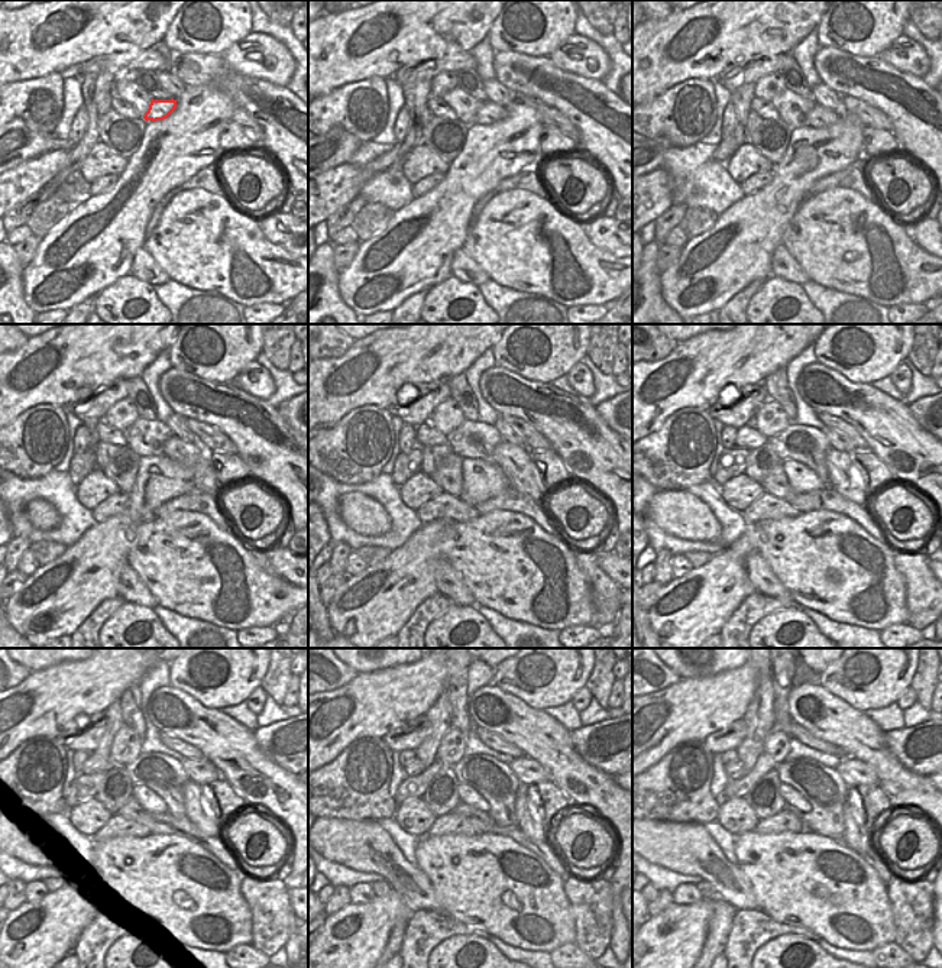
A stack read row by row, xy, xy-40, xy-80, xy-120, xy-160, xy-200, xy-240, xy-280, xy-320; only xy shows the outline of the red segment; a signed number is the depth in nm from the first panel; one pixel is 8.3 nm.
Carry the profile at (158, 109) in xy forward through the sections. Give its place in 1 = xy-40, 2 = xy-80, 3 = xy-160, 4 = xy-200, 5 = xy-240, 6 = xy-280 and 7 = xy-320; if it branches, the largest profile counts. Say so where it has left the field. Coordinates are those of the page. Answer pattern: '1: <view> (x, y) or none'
1: xy-40 (488, 113)
2: xy-80 (819, 117)
3: xy-160 (515, 462)
4: xy-200 (841, 469)
5: xy-240 (193, 793)
6: xy-280 (533, 828)
7: xy-320 (855, 837)

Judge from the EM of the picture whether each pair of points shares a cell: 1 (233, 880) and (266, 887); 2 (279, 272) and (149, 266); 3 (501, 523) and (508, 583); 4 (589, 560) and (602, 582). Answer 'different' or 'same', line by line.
1: different
2: different
3: same
4: same

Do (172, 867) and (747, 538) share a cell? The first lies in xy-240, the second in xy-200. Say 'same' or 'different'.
different

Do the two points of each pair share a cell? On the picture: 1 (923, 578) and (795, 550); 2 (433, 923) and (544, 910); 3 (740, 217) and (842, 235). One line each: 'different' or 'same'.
1: different
2: different
3: different

